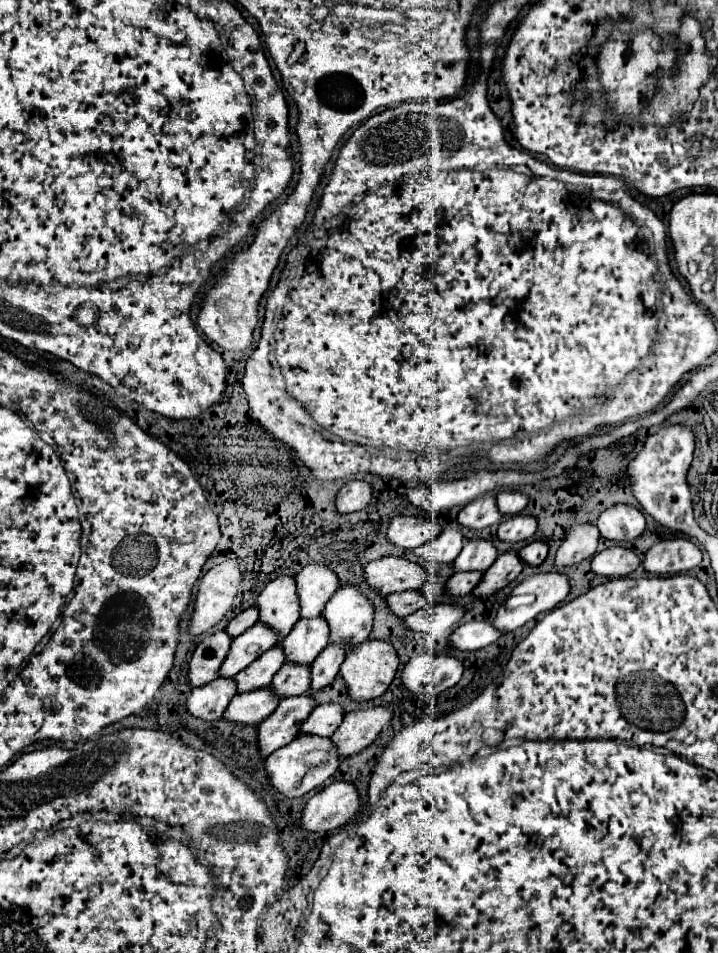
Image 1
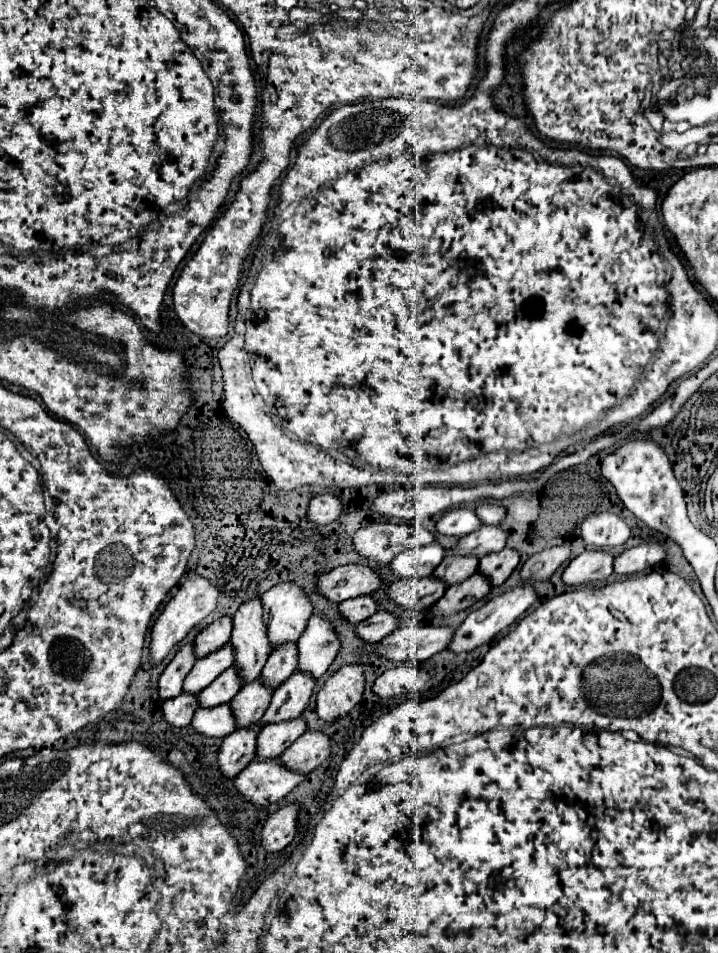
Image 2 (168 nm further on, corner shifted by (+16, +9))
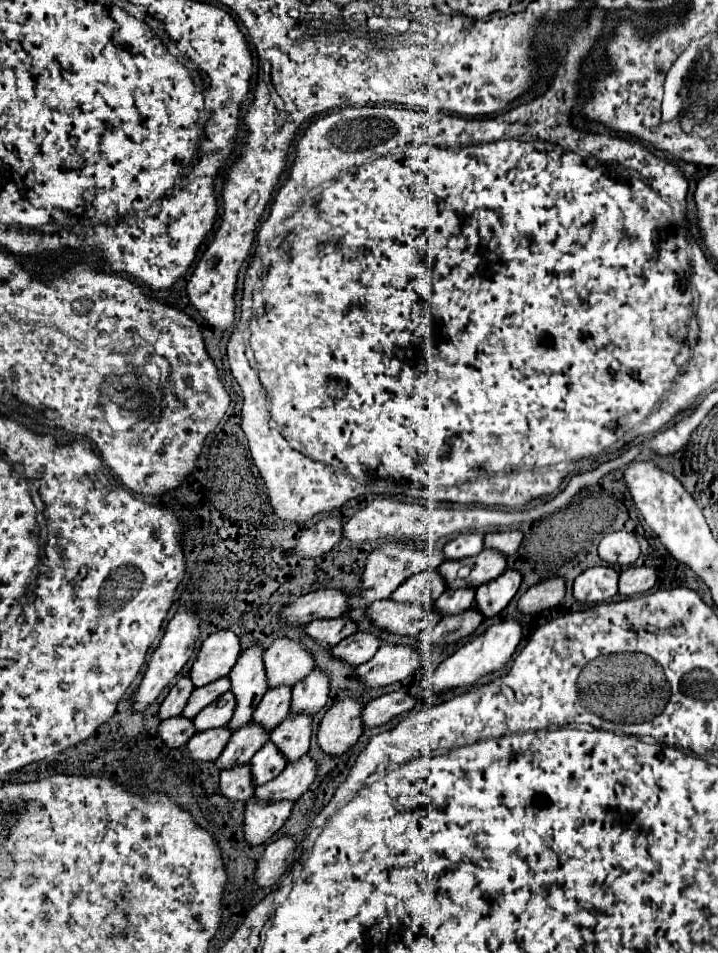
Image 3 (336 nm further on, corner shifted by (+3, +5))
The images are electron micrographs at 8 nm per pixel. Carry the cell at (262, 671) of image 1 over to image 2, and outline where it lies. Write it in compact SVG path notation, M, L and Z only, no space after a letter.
M224 670L222 676L218 676L208 688L204 688L204 692L198 694L198 702L200 706L218 706L224 702L230 702L232 696L236 696L236 692L240 690L240 680L236 680L236 672Z

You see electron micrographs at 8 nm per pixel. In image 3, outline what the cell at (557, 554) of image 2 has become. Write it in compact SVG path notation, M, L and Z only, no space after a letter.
M547 578L537 586L529 588L517 602L517 610L521 614L539 614L551 610L561 604L565 596L565 582L563 578Z

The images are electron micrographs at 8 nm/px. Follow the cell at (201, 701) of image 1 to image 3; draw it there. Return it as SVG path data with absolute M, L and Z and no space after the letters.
M177 716L177 718L169 718L165 722L161 722L159 726L159 736L163 740L163 744L167 748L181 748L187 744L187 740L195 734L195 728L193 728L193 722L183 718L183 716Z

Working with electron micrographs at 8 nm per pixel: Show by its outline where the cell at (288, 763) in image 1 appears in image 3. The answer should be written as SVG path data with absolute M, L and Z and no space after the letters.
M253 800L245 806L245 824L243 824L243 840L249 846L259 846L267 842L289 818L293 802L273 802L273 804L255 804Z

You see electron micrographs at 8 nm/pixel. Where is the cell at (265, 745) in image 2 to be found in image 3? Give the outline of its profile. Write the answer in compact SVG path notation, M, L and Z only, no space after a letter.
M267 742L259 748L259 752L253 756L251 760L251 780L255 786L261 786L269 780L273 780L275 776L279 776L281 770L285 770L285 758L281 756L281 752L277 750L275 744Z

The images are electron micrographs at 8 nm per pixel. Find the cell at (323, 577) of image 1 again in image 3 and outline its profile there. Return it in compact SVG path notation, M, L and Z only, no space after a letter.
M283 636L277 638L265 652L263 664L269 688L293 688L297 682L303 680L303 676L309 676L309 672L313 670L311 654L303 650L299 642L287 640Z

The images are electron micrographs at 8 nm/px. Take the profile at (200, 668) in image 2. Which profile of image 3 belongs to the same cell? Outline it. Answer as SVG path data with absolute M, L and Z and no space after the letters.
M227 676L215 680L213 684L207 684L203 688L195 688L193 694L191 694L191 698L189 698L189 702L187 702L187 706L185 706L185 710L183 710L185 718L193 720L205 706L213 704L227 690L229 690L229 678Z

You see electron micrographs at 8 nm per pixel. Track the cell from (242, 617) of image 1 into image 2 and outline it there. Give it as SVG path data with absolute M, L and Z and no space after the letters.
M222 616L222 618L214 620L212 624L208 624L194 640L196 656L202 658L202 656L222 648L228 642L230 632L232 632L232 618L230 616Z

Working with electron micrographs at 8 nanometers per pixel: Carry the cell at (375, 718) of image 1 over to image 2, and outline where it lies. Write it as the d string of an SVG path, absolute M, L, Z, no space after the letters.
M322 730L304 732L282 756L282 762L290 770L300 770L304 774L318 768L330 756L332 738Z

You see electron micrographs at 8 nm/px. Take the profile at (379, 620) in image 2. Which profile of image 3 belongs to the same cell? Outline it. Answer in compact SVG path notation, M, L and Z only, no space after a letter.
M355 632L349 638L341 640L341 644L333 646L329 650L329 654L333 658L343 660L345 664L355 668L355 666L363 664L365 660L369 660L377 652L379 646L381 646L381 640L375 638L373 634L369 634L369 632Z

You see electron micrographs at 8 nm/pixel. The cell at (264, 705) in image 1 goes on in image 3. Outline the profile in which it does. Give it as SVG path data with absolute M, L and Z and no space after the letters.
M225 726L207 730L207 732L199 732L185 744L183 756L191 758L191 760L215 762L219 758L219 754L223 752L229 736L231 736L231 732Z

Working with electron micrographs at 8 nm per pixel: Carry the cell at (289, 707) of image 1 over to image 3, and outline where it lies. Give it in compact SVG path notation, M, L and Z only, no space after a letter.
M249 764L245 766L233 766L225 772L221 772L221 780L219 780L219 790L227 800L233 802L247 802L253 792L255 786L251 782L251 772L249 772Z

